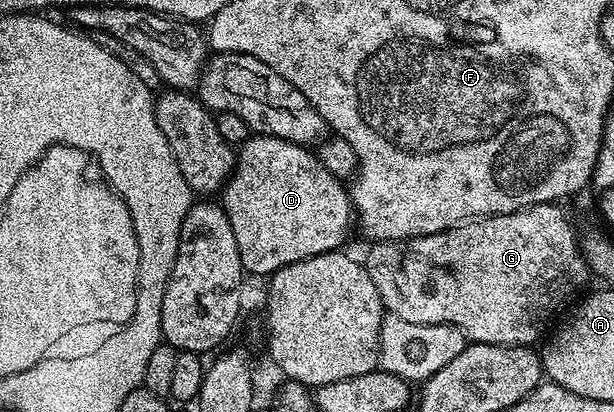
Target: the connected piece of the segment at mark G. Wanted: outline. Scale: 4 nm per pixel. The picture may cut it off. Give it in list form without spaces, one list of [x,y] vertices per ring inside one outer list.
[[[559,203],[531,205],[528,209],[518,209],[512,213],[494,213],[492,217],[480,217],[454,225],[433,235],[410,237],[407,241],[377,241],[370,246],[365,264],[373,283],[377,283],[377,291],[383,300],[383,308],[390,316],[405,319],[405,323],[414,325],[455,325],[462,329],[472,342],[480,341],[490,345],[525,345],[534,346],[535,340],[547,329],[547,324],[555,317],[555,312],[586,283],[589,278],[587,260],[583,257],[580,230],[575,230],[569,214]]]

